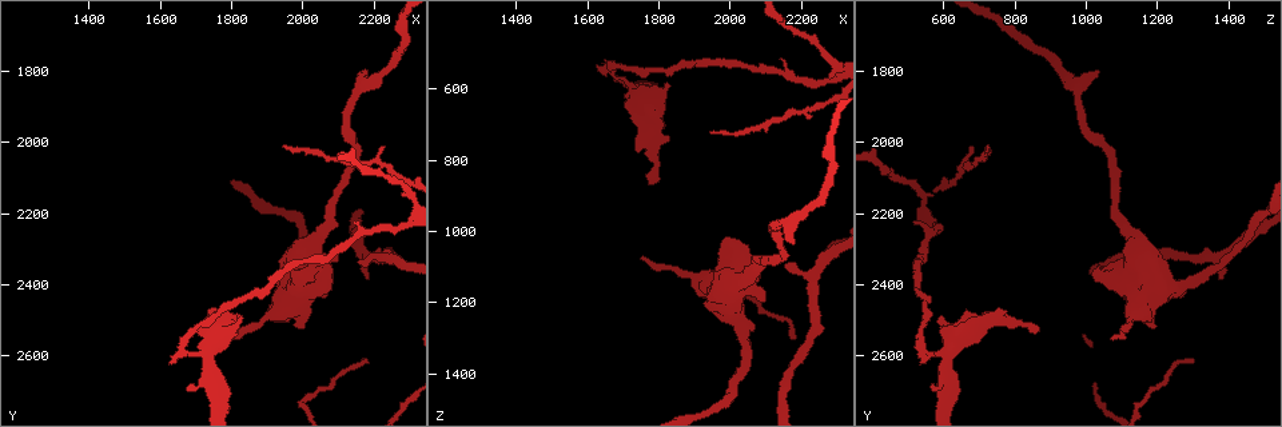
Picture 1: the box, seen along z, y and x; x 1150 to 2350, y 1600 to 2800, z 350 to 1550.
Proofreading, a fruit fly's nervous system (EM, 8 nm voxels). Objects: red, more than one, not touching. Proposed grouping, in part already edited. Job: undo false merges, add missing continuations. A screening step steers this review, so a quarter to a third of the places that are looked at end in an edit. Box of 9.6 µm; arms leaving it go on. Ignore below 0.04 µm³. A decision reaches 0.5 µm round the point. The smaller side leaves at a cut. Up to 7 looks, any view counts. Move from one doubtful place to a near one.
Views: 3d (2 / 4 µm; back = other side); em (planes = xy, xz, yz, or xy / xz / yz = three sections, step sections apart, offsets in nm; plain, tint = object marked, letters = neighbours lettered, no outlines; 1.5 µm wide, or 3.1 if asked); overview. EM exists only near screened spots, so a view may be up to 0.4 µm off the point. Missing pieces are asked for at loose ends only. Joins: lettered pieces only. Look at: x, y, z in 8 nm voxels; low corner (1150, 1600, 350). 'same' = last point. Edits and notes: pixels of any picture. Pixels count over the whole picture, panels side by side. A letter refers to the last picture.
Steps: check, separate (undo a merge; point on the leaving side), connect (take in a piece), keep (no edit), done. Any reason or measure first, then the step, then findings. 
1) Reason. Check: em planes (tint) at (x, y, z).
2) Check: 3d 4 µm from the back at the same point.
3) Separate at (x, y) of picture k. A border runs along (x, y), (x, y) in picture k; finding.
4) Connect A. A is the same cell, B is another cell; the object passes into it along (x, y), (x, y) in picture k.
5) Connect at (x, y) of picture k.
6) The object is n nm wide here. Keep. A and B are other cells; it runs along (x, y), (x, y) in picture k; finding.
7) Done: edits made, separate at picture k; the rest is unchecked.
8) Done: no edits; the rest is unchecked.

An open end. Check: 3d 4 µm from the back at (2180, 2390, 1390).

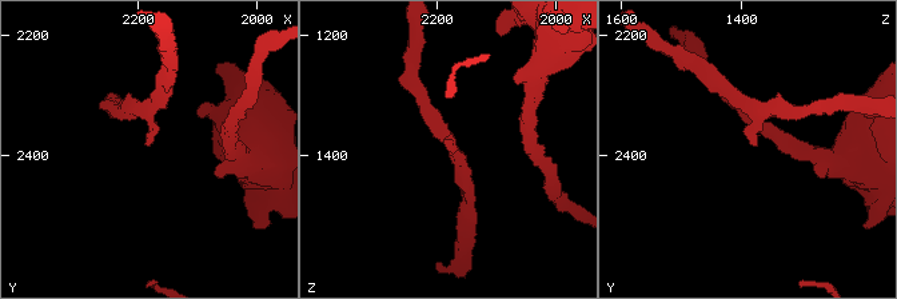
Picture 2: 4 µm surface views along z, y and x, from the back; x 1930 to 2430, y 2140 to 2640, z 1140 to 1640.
The arms are 170, 220 nm wide. Check: em planes (letters) at (2185, 2380, 1385).

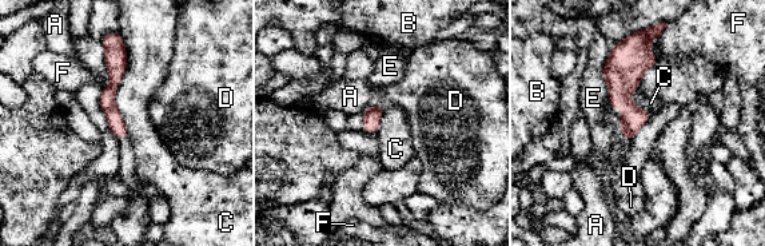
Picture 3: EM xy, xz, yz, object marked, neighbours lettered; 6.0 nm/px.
The object is 100 nm wide here. Keep. A, B, C, D, E and F are other cells; it runs along (119, 55), (110, 110), (122, 135) in picture 3; no lettered piece goes on from it.

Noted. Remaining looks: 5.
Free end. Check: 3d 2 µm at (2100, 2320, 1200).

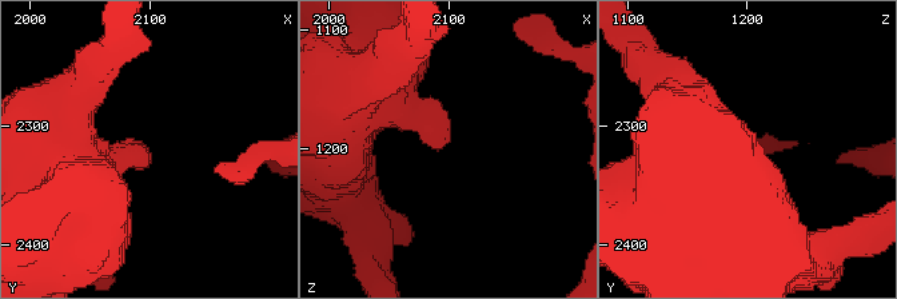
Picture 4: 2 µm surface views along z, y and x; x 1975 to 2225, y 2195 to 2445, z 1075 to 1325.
Check: em planes (letters) at (2094, 2314, 1198).

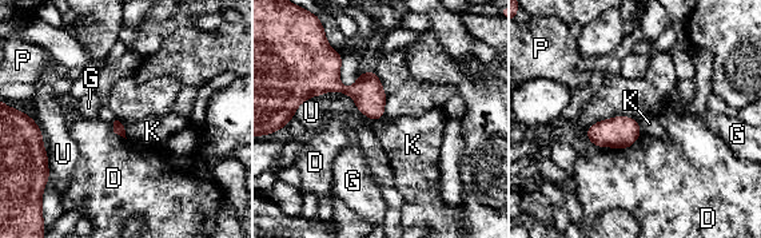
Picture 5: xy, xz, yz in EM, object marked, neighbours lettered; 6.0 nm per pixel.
Keep. D, G, K, P and U are other cells; a border runs along (118, 121), (123, 126), (127, 138) in picture 5; no lettered piece goes on from it.

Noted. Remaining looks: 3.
Thick end. Check: 3d 4 µm at (1990, 2510, 1200).

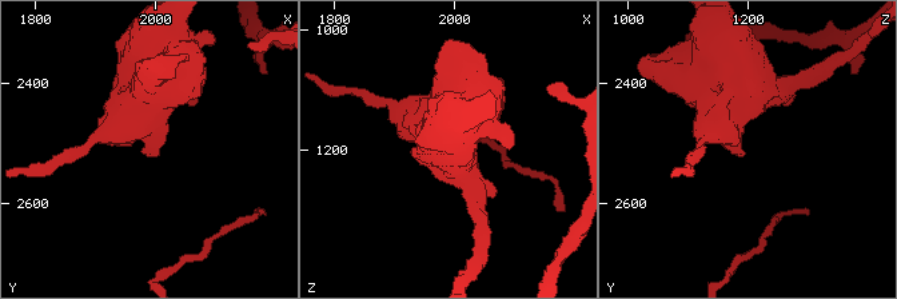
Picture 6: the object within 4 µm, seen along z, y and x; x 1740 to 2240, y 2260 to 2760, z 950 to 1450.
Check: em planes (letters) at (1985, 2510, 1195).

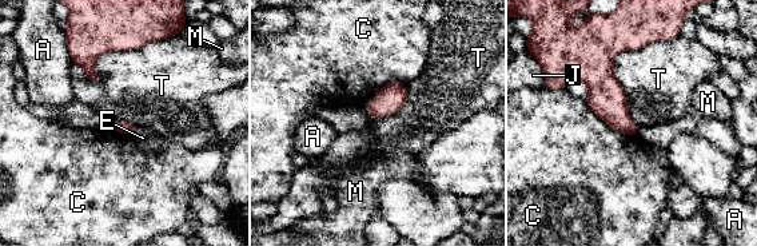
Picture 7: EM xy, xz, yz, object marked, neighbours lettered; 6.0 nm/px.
Keep. A, C, E, J, M and T are other cells; a border runs along (677, 36), (614, 58), (640, 127) in picture 7; none of them fits.

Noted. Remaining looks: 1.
Done: no edits; the rest is unchecked.

